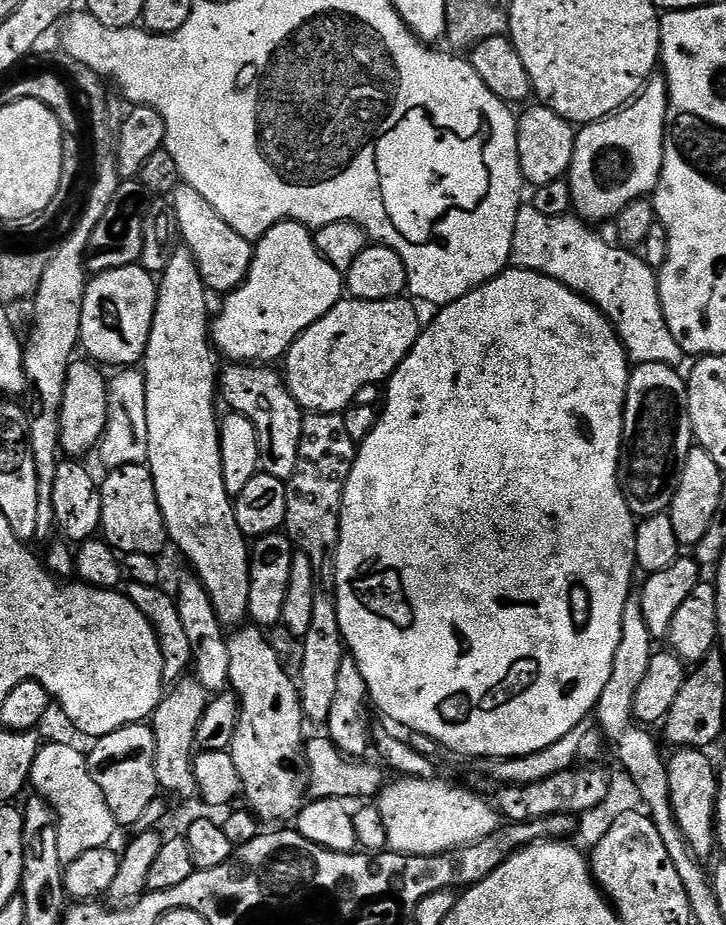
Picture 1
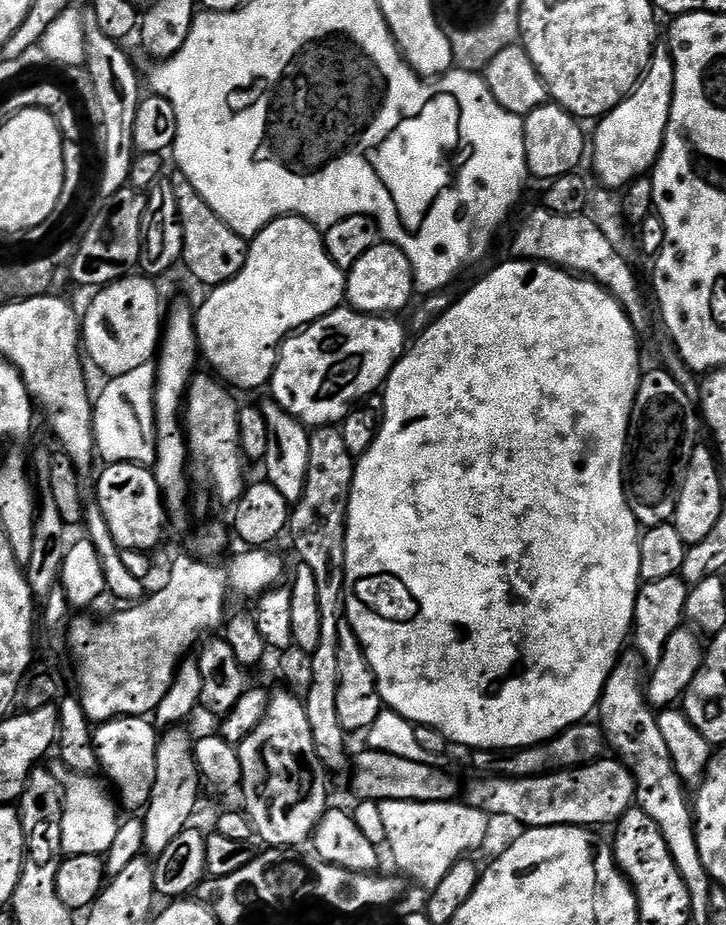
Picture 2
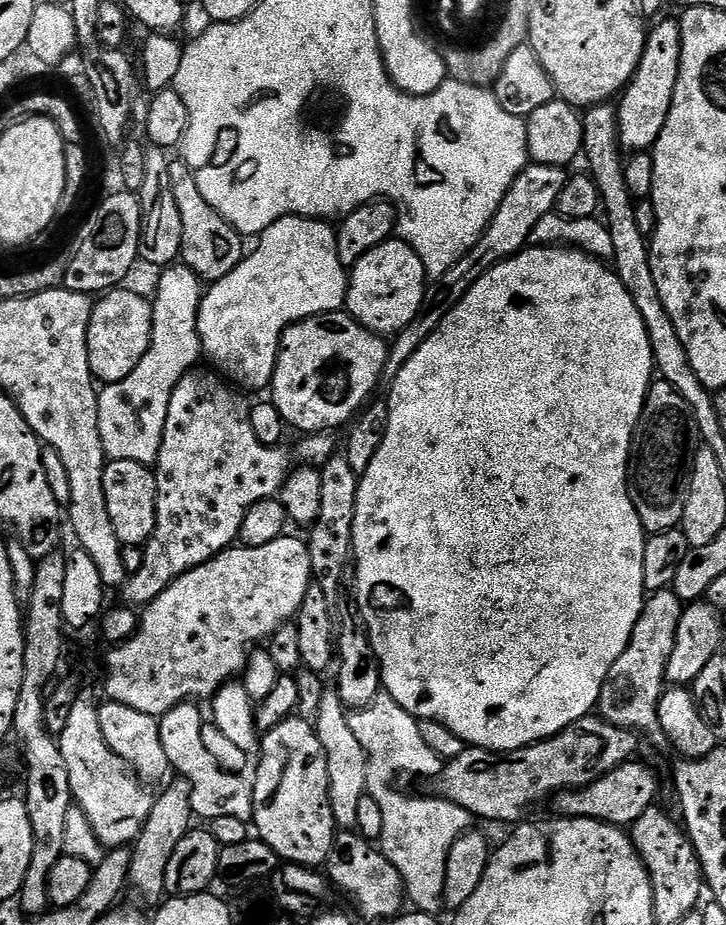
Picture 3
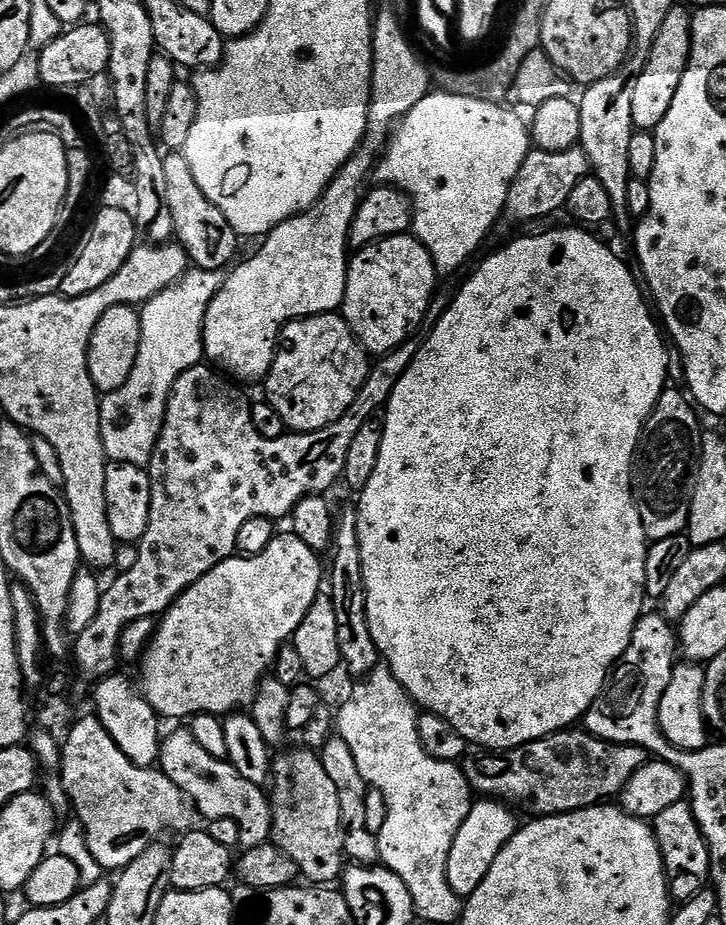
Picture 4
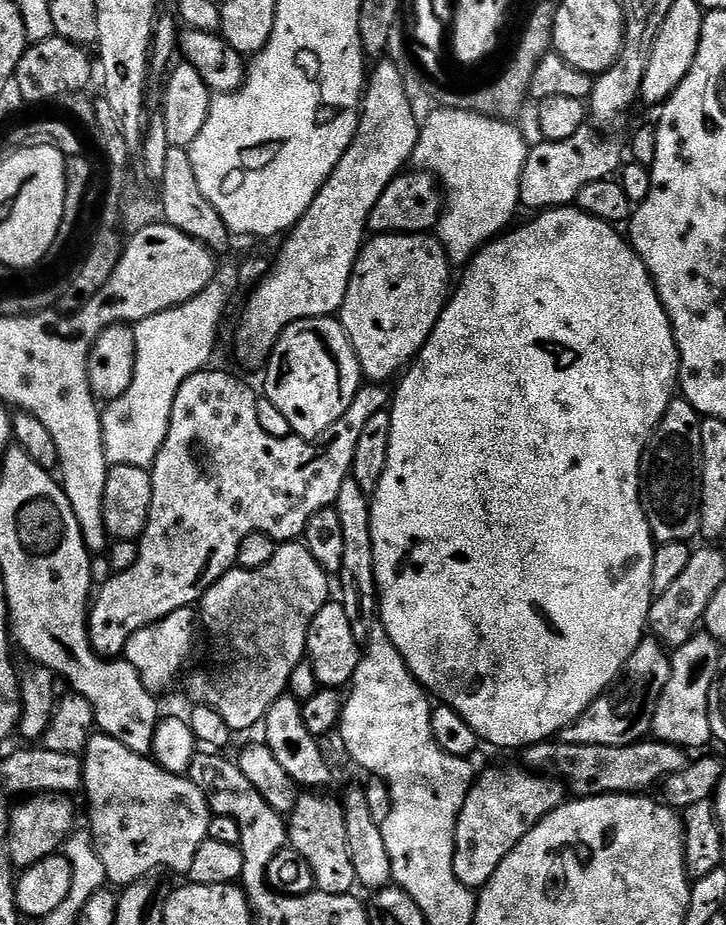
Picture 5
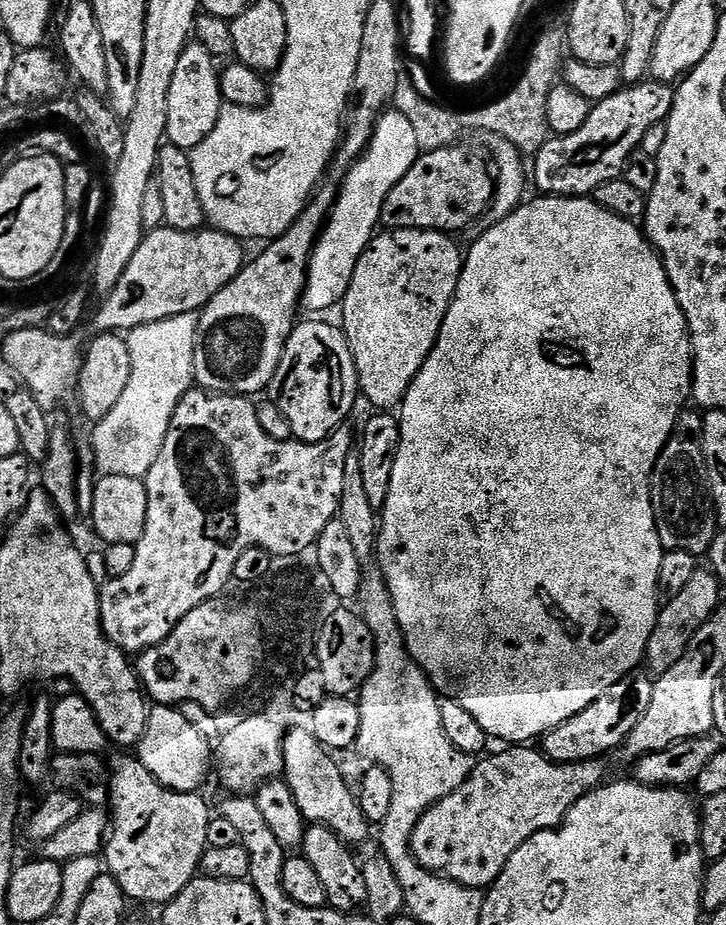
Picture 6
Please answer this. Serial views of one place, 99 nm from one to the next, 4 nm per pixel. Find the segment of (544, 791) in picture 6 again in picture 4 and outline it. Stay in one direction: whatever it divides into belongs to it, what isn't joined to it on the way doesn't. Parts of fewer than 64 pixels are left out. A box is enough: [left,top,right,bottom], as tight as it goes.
[446,798,518,898]

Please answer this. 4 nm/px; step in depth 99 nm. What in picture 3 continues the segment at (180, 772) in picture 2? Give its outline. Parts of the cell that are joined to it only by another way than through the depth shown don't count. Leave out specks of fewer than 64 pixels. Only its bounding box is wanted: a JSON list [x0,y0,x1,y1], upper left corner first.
[129,779,194,906]

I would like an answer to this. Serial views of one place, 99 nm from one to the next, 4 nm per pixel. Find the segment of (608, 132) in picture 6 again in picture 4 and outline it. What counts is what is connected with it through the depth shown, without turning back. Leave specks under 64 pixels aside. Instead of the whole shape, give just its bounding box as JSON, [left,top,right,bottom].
[504,146,589,224]

